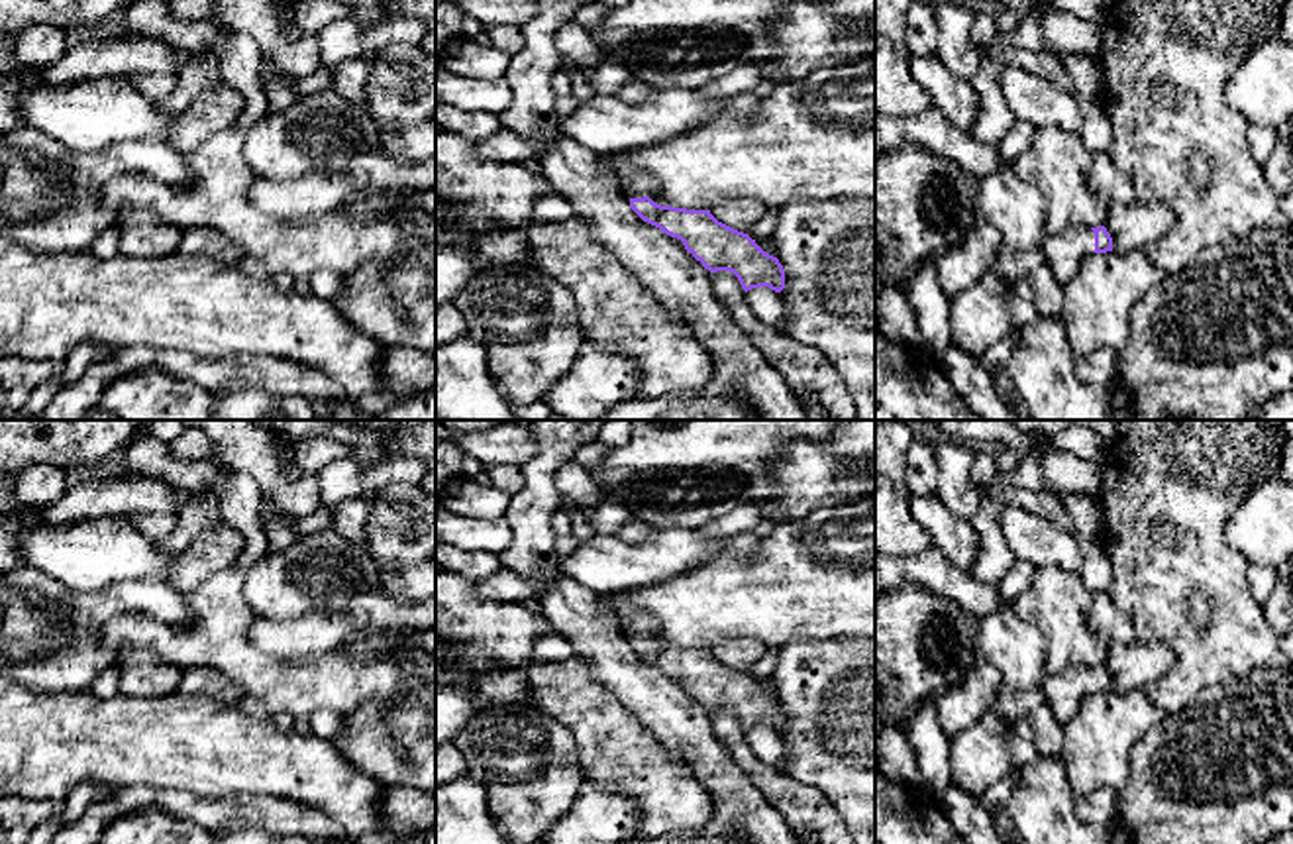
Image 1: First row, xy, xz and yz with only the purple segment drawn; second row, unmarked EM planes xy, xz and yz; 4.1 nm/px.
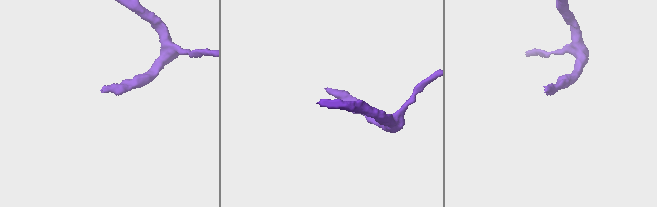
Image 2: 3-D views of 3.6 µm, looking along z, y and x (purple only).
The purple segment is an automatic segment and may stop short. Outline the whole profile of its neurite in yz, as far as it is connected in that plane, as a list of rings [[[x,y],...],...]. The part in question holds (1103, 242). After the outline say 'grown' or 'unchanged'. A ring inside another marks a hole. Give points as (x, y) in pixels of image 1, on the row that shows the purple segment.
[[[1105,226],[1069,228],[1060,234],[1046,234],[1040,247],[1056,281],[1063,287],[1075,277],[1087,255],[1112,251],[1112,237]]]; grown

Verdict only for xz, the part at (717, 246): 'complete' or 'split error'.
split error

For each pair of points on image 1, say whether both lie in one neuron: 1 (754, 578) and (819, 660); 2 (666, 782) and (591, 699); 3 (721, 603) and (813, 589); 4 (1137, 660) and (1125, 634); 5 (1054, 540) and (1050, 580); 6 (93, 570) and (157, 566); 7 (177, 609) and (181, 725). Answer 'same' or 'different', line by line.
1: different
2: same
3: same
4: different
5: different
6: same
7: different

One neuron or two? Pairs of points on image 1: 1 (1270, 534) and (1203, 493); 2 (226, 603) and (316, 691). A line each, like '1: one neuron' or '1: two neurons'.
1: two neurons
2: one neuron

